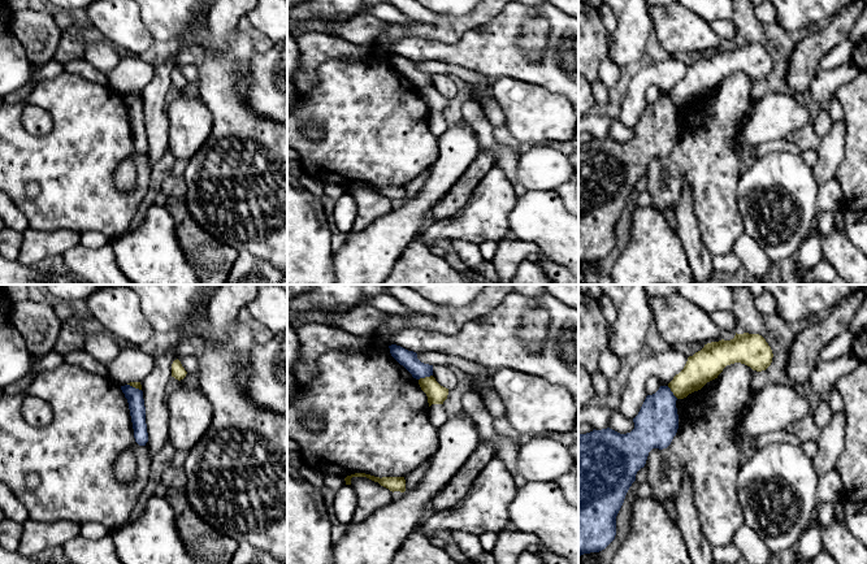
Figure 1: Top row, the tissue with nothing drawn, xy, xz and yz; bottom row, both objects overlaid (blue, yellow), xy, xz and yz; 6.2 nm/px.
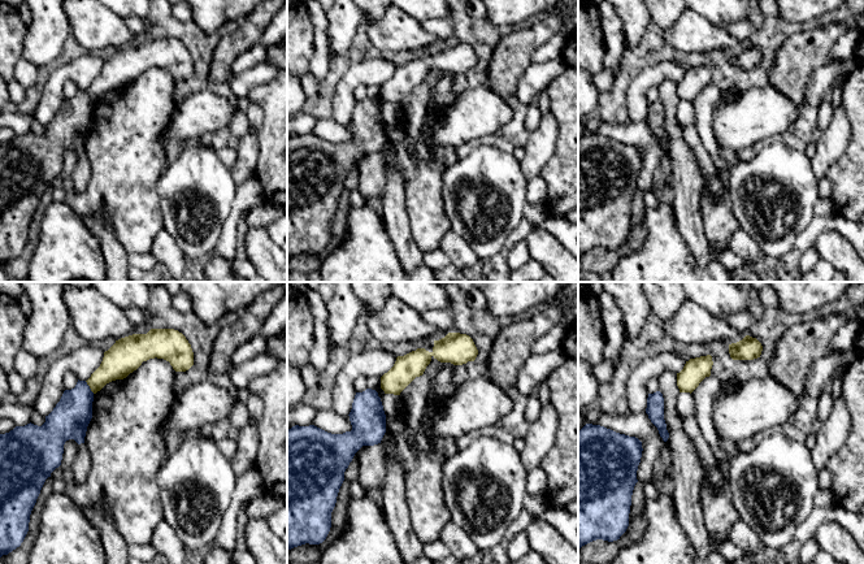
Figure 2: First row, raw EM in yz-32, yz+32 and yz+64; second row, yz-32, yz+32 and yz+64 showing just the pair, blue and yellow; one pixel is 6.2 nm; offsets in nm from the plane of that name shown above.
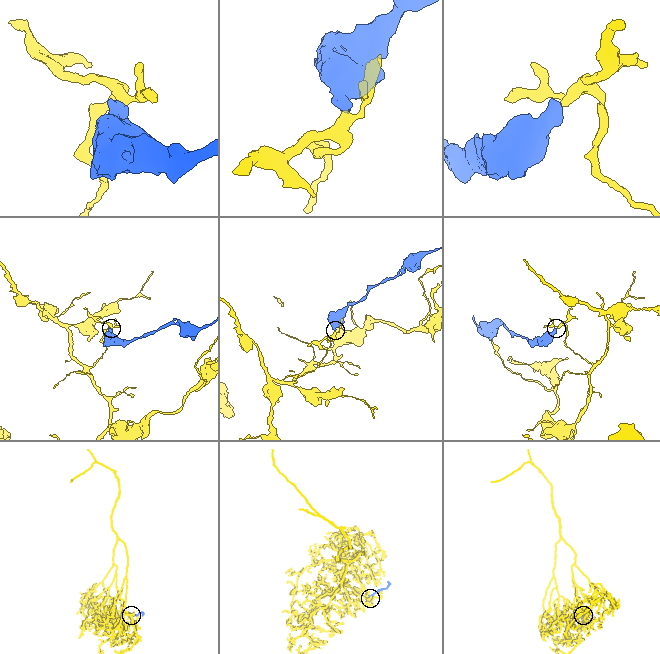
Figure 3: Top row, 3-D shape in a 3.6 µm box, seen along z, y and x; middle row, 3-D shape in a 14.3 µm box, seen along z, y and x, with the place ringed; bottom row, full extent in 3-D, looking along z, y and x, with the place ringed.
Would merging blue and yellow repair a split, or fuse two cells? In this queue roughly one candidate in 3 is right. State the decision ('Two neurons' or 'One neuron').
Two neurons

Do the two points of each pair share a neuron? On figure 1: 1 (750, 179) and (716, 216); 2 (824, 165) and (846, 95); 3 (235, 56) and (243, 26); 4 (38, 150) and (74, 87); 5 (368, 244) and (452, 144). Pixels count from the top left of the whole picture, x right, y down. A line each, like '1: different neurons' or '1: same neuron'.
1: different neurons
2: different neurons
3: different neurons
4: same neuron
5: same neuron

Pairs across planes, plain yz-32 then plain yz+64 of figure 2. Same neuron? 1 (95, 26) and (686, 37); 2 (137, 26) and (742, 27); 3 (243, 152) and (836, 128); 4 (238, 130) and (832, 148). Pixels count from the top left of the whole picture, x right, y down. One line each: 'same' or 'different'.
1: same
2: same
3: same
4: different

